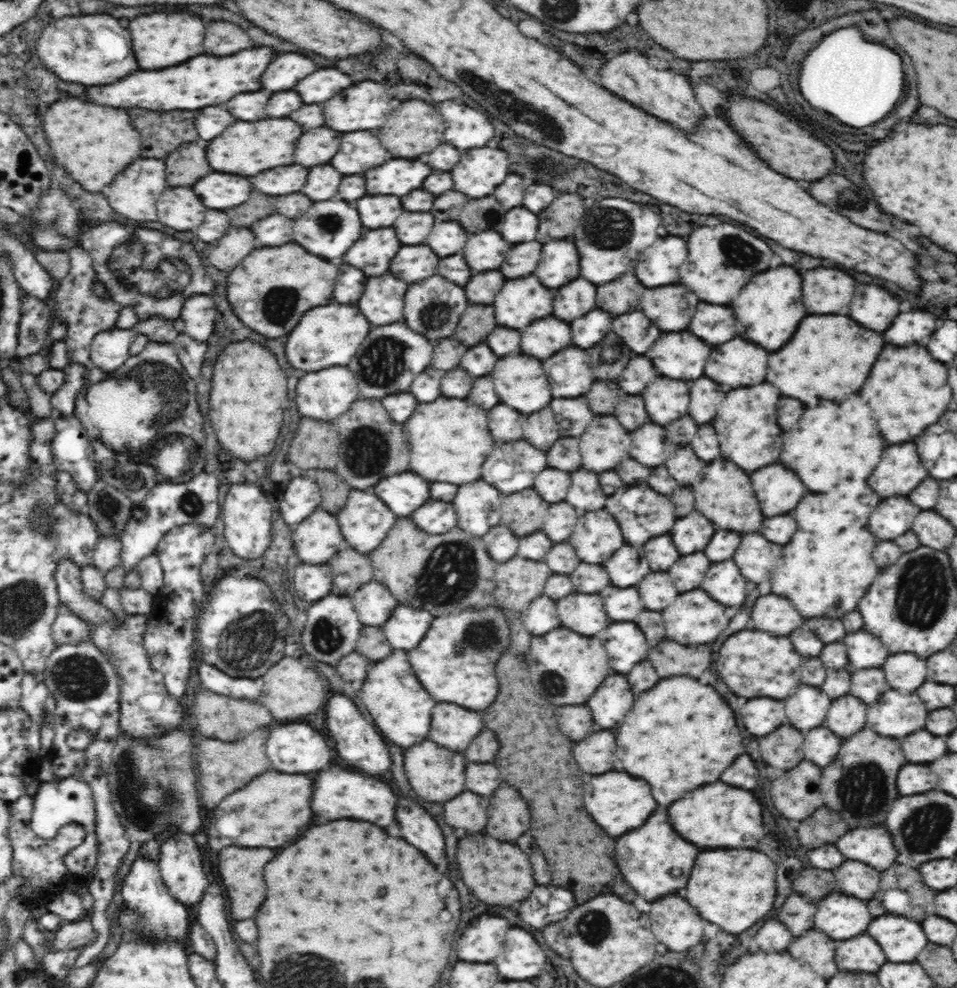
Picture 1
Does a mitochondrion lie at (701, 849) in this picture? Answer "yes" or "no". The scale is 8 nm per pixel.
no

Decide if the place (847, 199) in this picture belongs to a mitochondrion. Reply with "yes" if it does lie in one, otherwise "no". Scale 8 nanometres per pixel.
yes

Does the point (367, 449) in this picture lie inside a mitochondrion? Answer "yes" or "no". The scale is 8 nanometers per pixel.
yes

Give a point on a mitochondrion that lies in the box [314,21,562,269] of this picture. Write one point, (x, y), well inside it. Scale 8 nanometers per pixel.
(333, 222)

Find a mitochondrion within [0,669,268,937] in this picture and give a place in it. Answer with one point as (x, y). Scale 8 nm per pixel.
(132, 786)

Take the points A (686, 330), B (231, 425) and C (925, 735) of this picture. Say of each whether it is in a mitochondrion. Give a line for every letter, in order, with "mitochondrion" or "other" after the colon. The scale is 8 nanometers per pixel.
A: other
B: other
C: other

